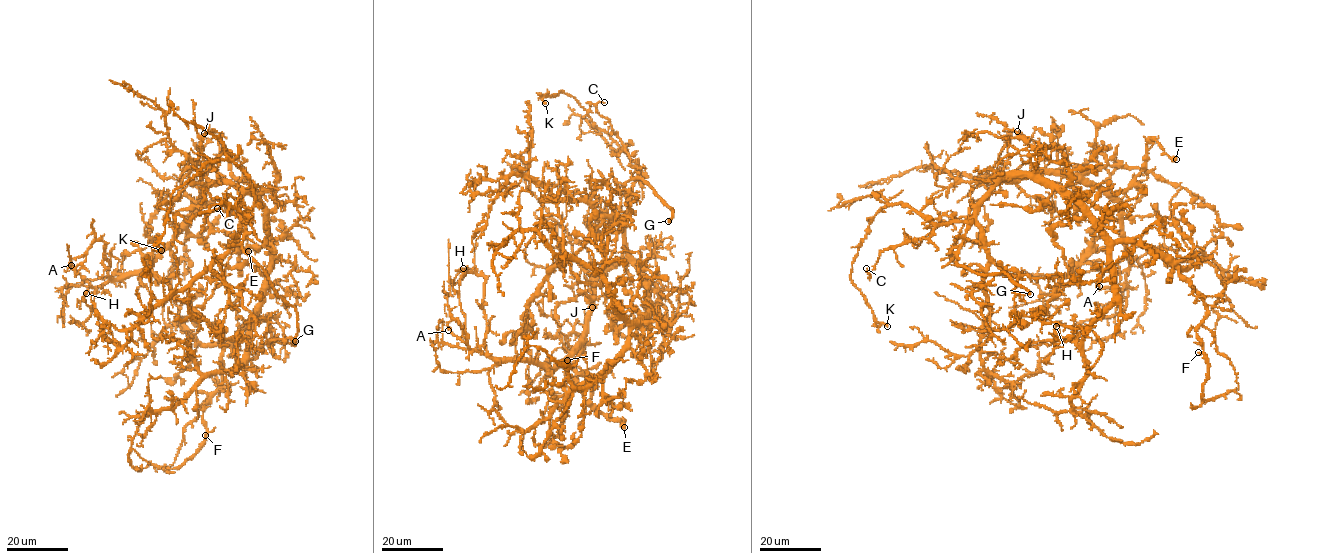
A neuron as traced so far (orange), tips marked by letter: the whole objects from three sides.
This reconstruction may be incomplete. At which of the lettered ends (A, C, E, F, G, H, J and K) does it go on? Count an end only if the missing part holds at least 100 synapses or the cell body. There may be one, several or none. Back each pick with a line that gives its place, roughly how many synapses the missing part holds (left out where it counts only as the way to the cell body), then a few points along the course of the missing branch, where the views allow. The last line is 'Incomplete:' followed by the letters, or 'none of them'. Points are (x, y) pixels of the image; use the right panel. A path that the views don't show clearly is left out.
G: Place: (1030, 294). Course of what is missing: (1030, 294), (1038, 313), (1049, 318), (1069, 320), (1078, 328), (1070, 357), (1093, 364), (1100, 356), (1103, 364)
Incomplete: G

